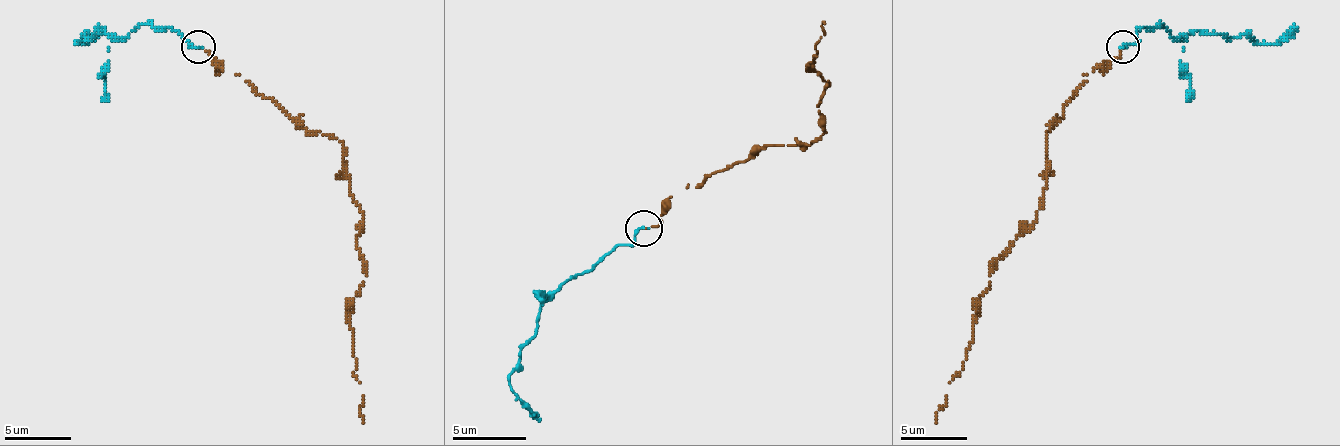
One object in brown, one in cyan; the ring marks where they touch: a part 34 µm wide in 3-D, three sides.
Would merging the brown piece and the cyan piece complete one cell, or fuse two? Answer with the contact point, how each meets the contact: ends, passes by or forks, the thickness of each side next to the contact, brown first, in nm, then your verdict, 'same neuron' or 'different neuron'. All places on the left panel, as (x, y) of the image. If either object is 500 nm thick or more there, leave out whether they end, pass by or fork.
(198, 47) | brown ends | cyan ends | 160/260 nm | same neuron

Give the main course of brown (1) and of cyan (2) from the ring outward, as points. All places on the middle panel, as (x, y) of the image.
1: (645, 229), (689, 185), (766, 144), (825, 133), (818, 107), (829, 81), (810, 67), (825, 22)
2: (645, 229), (630, 244), (611, 247), (541, 306), (538, 332), (519, 351), (519, 365), (508, 384), (541, 421)

